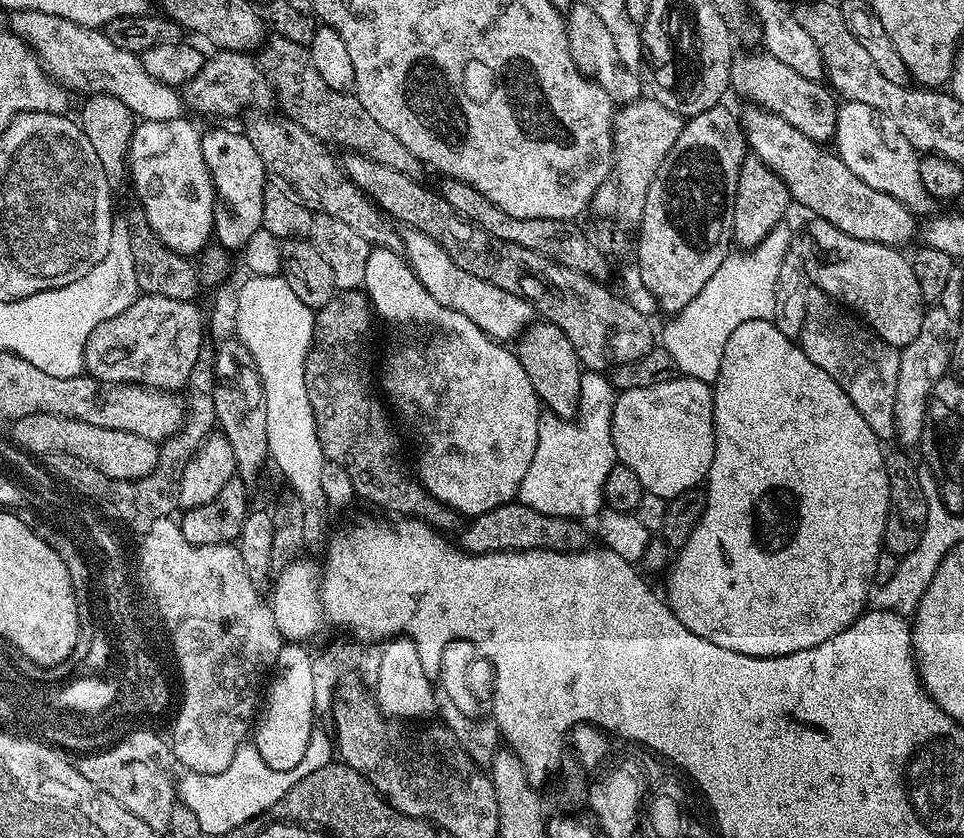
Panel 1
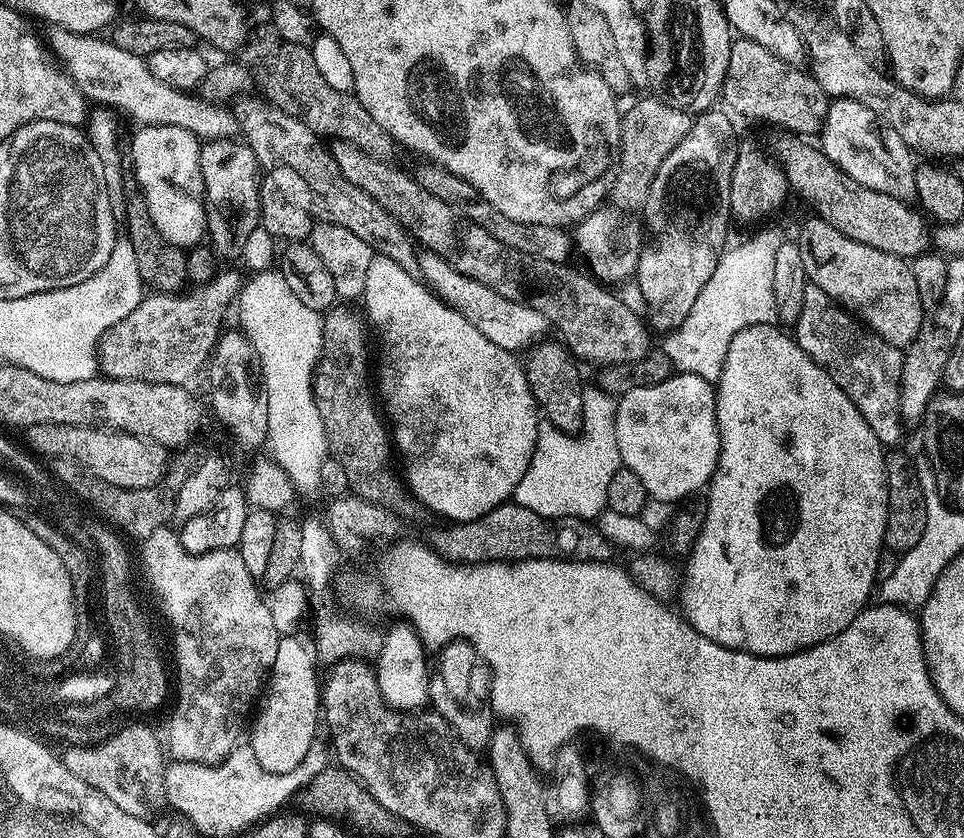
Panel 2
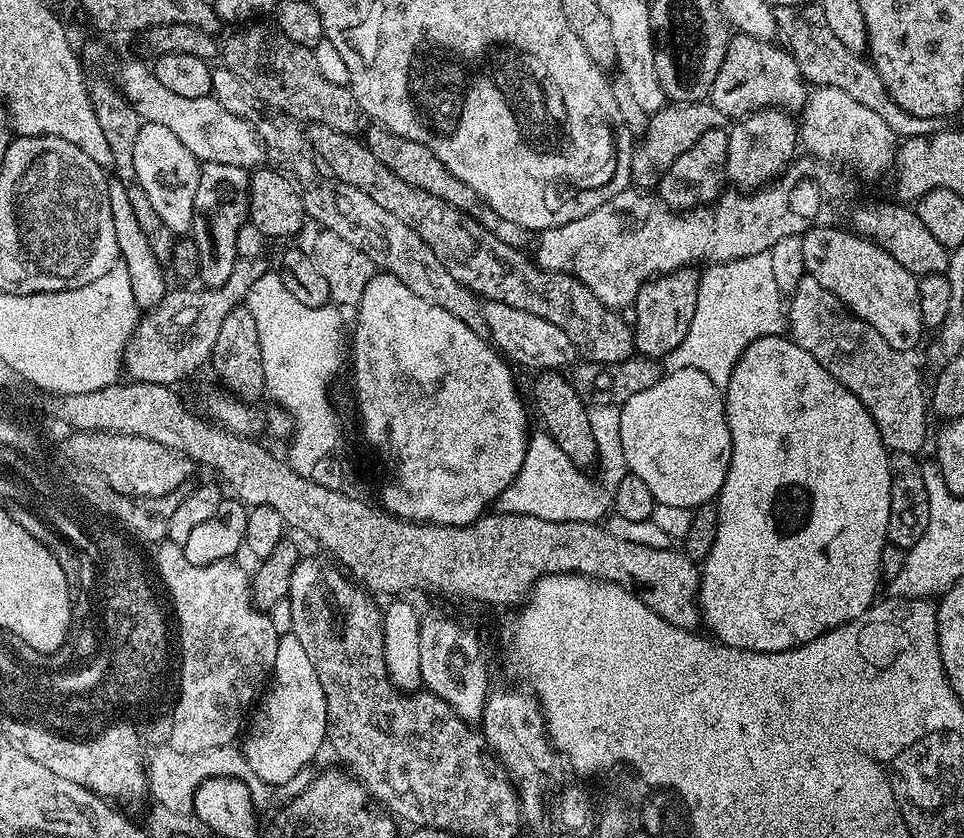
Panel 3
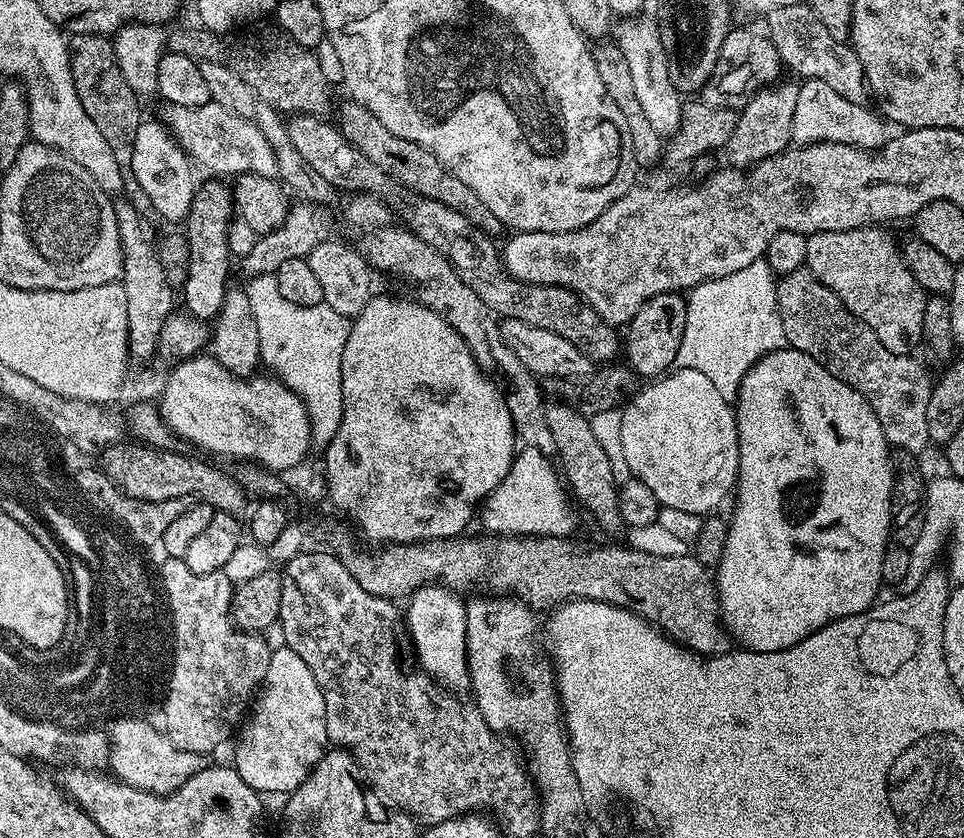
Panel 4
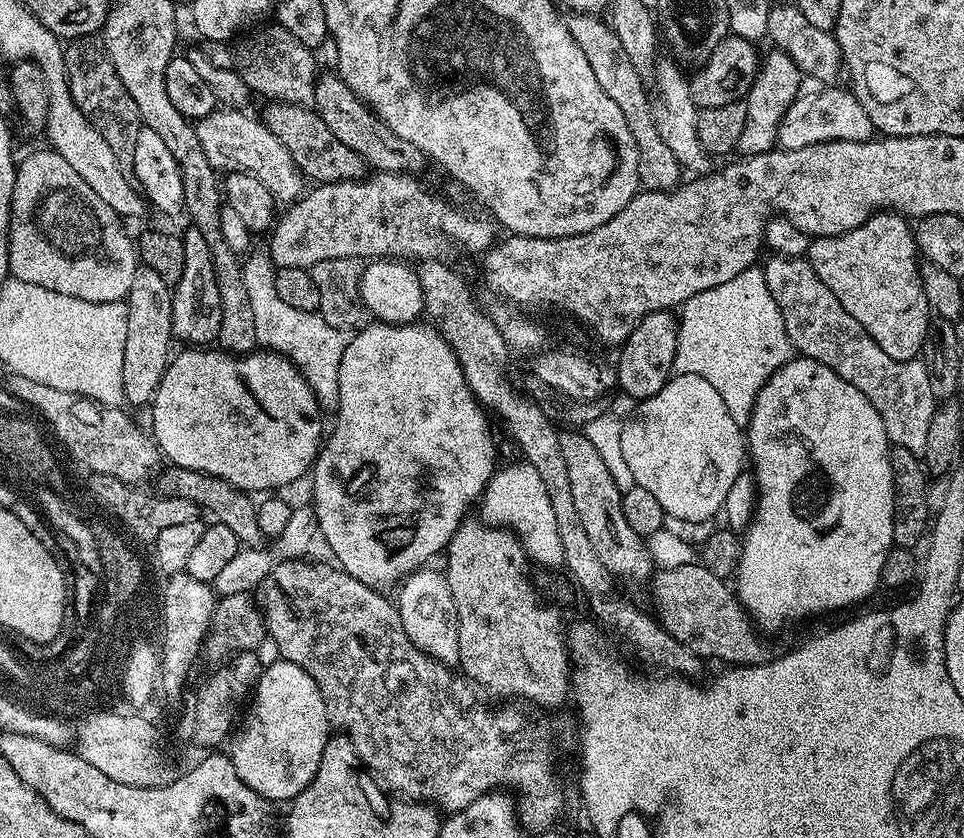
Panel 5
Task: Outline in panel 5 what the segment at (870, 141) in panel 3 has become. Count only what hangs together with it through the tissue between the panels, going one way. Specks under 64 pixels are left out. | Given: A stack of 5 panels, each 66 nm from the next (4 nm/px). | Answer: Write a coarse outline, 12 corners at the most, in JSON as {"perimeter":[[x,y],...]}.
{"perimeter":[[805,76],[778,126],[786,150],[871,140],[847,88]]}

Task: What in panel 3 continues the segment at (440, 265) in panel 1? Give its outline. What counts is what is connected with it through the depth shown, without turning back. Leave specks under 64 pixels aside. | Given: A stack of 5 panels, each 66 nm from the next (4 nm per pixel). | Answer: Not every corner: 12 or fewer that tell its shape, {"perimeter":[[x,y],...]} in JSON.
{"perimeter":[[497,300],[491,343],[513,365],[564,370],[578,353],[554,322]]}

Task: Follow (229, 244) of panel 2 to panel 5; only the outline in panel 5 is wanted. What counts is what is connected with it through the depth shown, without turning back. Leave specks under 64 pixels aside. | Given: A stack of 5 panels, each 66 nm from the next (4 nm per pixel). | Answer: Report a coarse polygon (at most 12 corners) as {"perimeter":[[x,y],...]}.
{"perimeter":[[197,228],[172,288],[172,335],[212,346],[222,326],[214,258]]}

